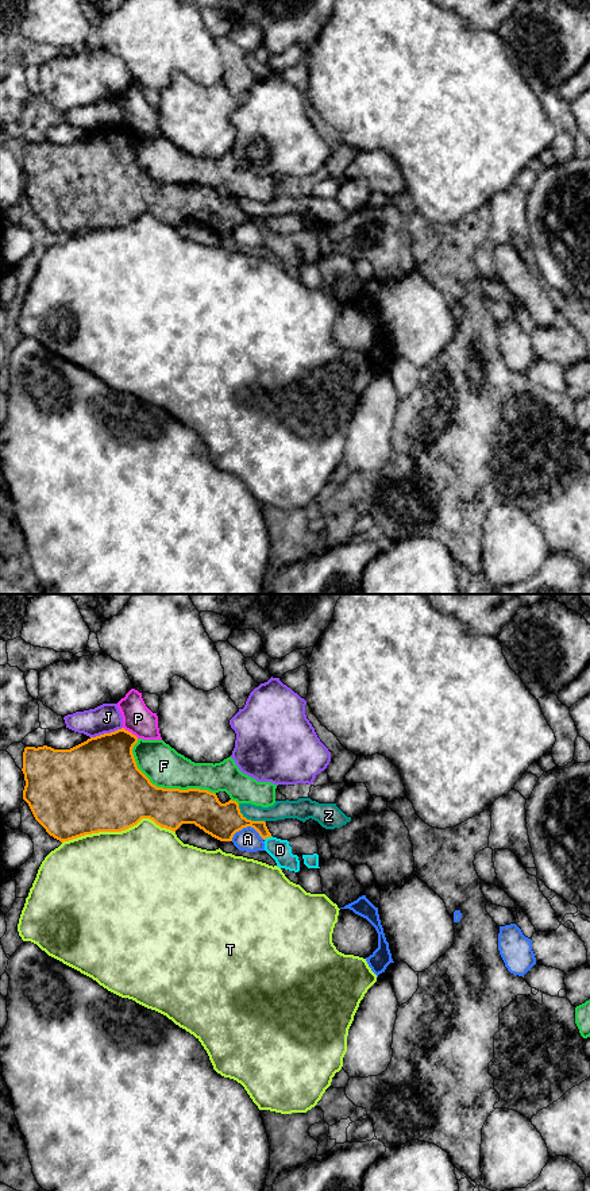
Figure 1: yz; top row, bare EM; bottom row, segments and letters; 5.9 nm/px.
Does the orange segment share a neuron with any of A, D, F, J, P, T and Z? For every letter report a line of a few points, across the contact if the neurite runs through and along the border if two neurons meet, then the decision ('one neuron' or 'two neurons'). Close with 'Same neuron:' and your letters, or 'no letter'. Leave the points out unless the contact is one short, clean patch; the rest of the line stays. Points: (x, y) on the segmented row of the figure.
A: line yz (231, 837), (243, 828), (251, 827), (263, 839); two neurons
D: line yz (230, 820), (255, 824), (267, 836), (280, 850); one neuron
F: two neurons
J: two neurons
P: line yz (123, 727), (138, 737); two neurons
T: two neurons
Z: two neurons
Same neuron: D

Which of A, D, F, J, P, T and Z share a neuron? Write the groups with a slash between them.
A / D / F / J / P / T / Z

